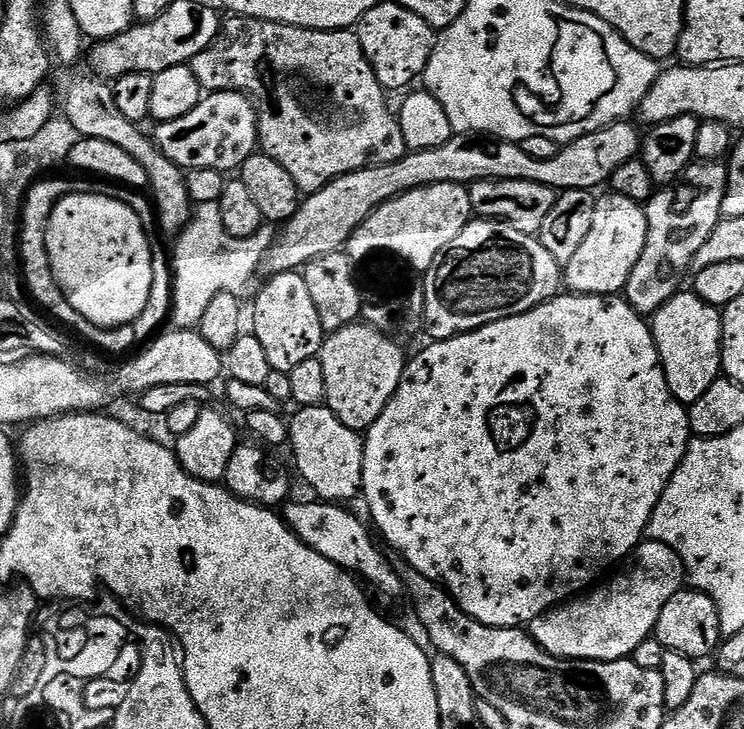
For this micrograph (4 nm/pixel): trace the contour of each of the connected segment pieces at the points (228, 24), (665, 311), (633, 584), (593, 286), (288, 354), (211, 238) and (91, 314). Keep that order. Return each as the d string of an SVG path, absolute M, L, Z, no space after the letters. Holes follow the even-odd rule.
M232 14L223 21L220 33L216 35L215 44L211 44L209 48L202 50L202 54L198 54L193 58L190 66L205 93L239 90L252 101L252 104L256 107L256 135L258 137L259 151L263 155L274 158L274 162L278 162L278 166L282 166L282 170L290 176L292 183L296 185L301 193L311 194L317 192L322 190L324 185L329 184L331 180L337 180L340 176L357 172L374 164L393 164L401 160L406 154L406 149L402 143L400 121L394 115L393 109L392 112L388 109L388 100L384 97L387 96L386 90L372 73L372 67L368 65L368 60L364 57L364 51L360 46L360 40L357 39L355 31L323 32L313 28L295 28L289 24L279 24L269 20L259 20L258 18ZM316 100L336 100L340 112L334 113L333 116L312 116L312 107L315 106Z
M690 290L677 291L676 295L670 297L650 317L656 353L660 356L660 366L664 371L668 389L672 397L682 405L690 406L694 402L698 402L698 398L706 390L710 390L713 382L721 379L721 319L721 309L710 307Z
M645 539L637 544L628 566L629 568L621 576L614 577L605 588L597 587L571 602L550 608L538 619L532 621L530 635L536 644L544 651L549 652L551 656L559 656L562 660L629 659L635 648L653 635L658 622L658 614L662 612L662 606L666 606L666 602L675 592L681 591L686 580L686 573L684 563L680 560L677 552L662 542L650 539Z
M607 195L596 200L593 217L590 218L590 230L574 256L562 268L564 284L568 287L565 289L577 296L611 296L623 293L630 270L644 249L648 233L644 208L629 196Z
M303 271L277 272L267 278L269 280L261 286L252 304L250 332L262 342L262 350L266 350L272 371L287 373L294 370L294 366L319 357L326 333L318 318L318 310L314 310L310 290L306 290Z
M206 202L195 205L187 224L180 229L176 240L176 253L172 256L172 268L176 271L176 285L170 295L170 316L180 326L199 325L202 314L206 314L206 306L220 292L229 291L232 283L239 276L244 276L252 268L259 250L259 239L230 238L222 226L222 214L219 204Z
M77 190L71 196L63 196L54 206L48 219L48 231L44 233L44 245L48 251L48 264L52 267L52 277L66 294L66 302L99 328L117 328L123 324L133 324L146 310L154 295L152 283L156 272L152 269L152 244L148 241L145 221L130 206L120 200L100 195L99 191Z

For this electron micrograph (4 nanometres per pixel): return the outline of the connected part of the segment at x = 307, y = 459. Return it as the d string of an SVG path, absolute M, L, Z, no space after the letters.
M327 406L297 407L292 420L287 421L288 439L292 444L291 463L294 472L313 488L324 502L348 502L361 495L364 442L361 433L350 430Z

